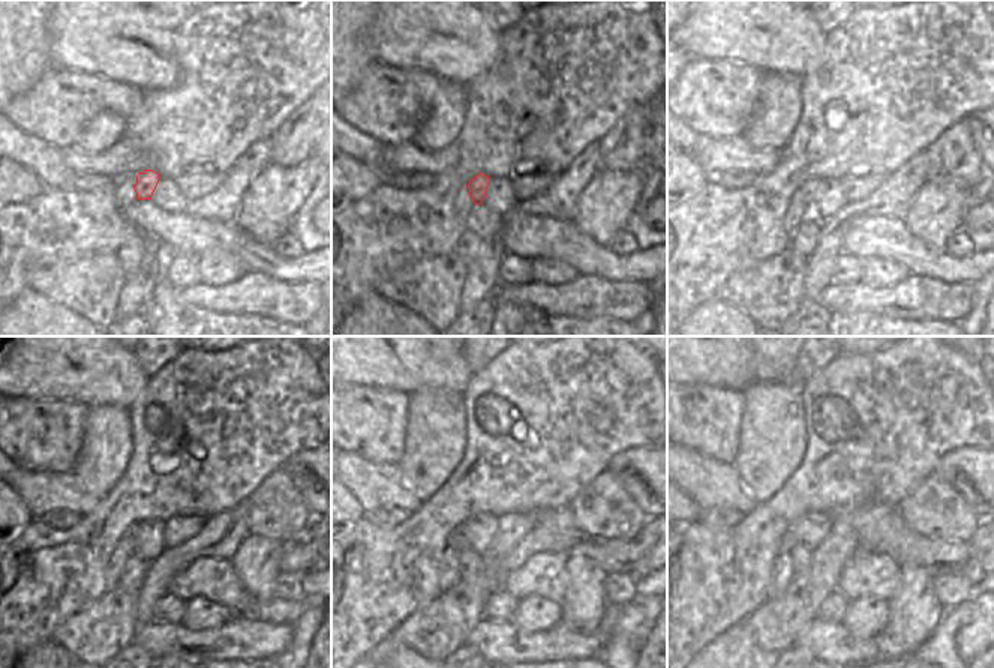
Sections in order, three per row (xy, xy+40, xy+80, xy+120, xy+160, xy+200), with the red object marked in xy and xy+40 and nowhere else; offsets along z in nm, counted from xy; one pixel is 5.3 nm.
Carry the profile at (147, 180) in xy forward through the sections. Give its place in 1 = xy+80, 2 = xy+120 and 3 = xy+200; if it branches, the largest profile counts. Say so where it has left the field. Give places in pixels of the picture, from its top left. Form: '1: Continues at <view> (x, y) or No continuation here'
1: Continues at xy+80 (808, 191)
2: Continues at xy+120 (128, 539)
3: Continues at xy+200 (789, 539)

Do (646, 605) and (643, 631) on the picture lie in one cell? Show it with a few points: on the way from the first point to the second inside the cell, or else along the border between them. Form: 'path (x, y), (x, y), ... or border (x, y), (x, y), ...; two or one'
path (648, 611), (648, 625); one

